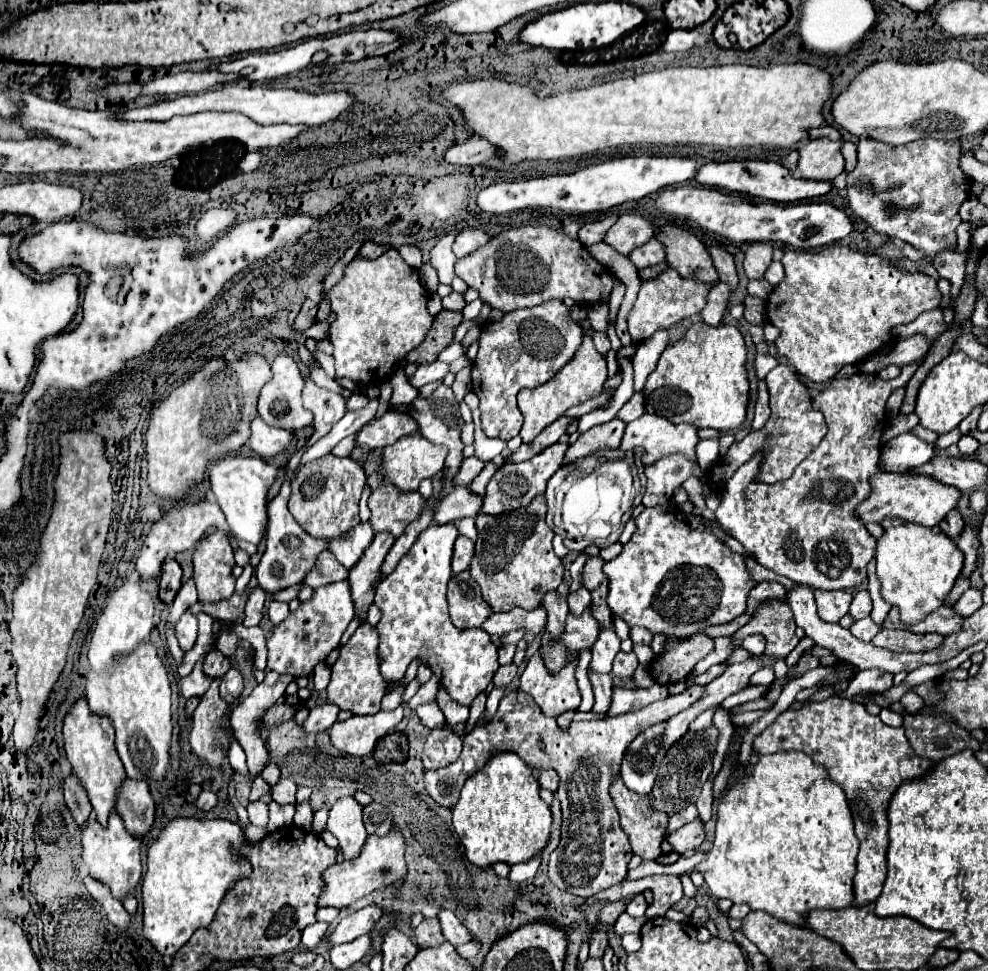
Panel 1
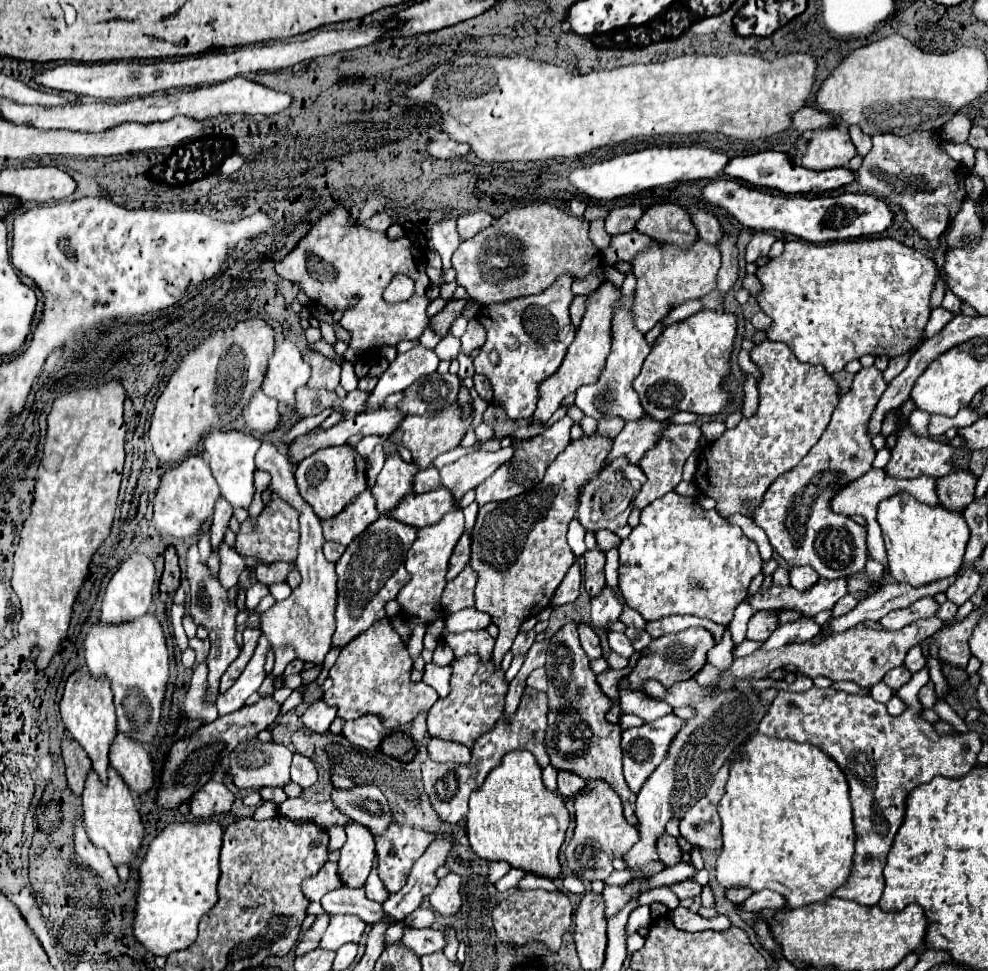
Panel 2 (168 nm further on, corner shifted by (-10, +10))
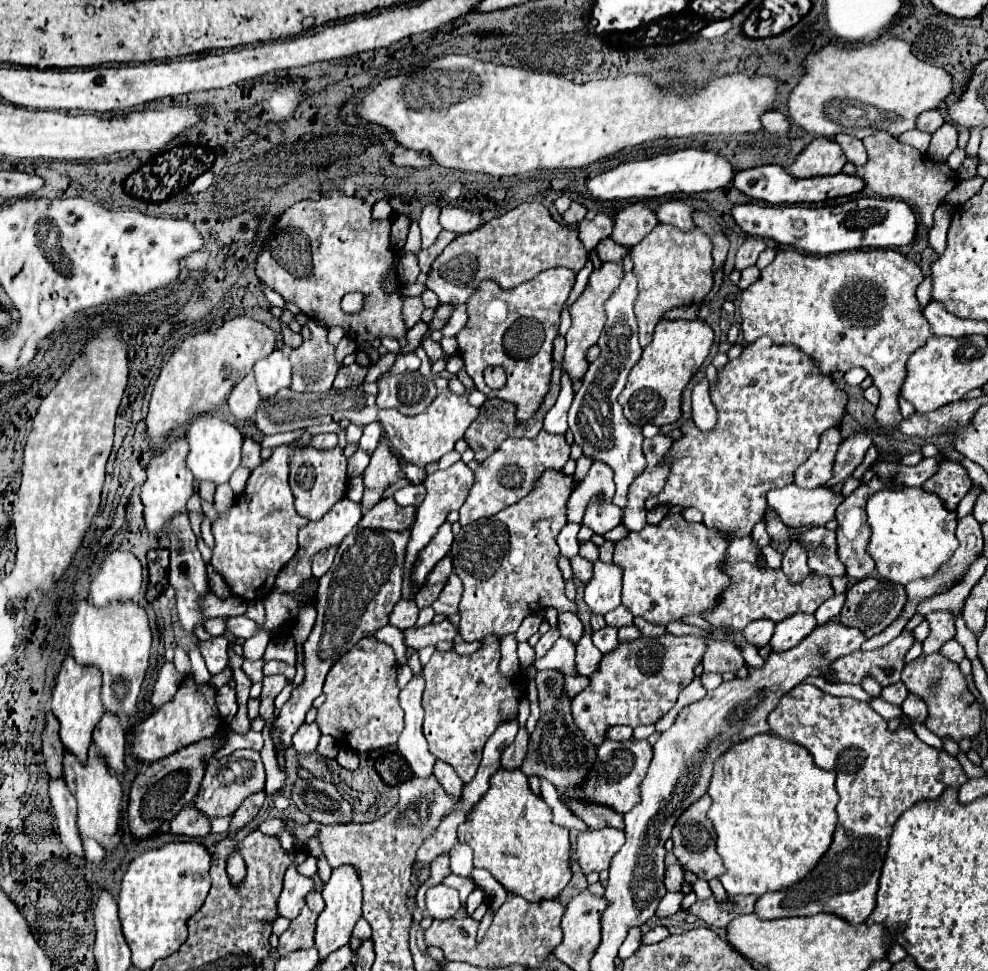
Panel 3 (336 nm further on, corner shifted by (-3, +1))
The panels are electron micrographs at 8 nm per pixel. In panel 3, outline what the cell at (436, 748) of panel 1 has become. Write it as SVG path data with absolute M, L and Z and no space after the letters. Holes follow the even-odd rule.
M437 761L433 775L437 777L439 785L443 785L445 793L449 793L449 797L459 797L459 795L461 795L463 781L461 781L459 775L455 773L455 769L451 769L451 765L447 765L447 763L443 763L443 761Z

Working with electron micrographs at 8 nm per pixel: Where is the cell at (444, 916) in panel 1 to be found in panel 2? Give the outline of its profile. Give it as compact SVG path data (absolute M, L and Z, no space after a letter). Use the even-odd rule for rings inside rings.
M448 874L440 880L436 890L430 894L430 902L436 912L444 916L454 916L460 910L462 898L460 898L460 876Z

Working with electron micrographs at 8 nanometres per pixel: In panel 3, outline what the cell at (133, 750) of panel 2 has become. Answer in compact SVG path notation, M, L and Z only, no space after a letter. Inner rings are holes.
M105 711L99 719L99 725L95 727L93 741L97 743L109 767L121 775L125 771L125 729L119 717Z

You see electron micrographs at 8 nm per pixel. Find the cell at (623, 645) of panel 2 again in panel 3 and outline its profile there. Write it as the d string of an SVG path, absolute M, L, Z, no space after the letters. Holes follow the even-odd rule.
M605 625L599 631L593 631L593 645L601 651L601 653L609 653L615 649L615 645L619 645L617 641L617 629Z

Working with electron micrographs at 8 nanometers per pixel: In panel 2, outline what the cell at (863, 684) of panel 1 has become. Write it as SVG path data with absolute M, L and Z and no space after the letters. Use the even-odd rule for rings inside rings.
M898 666L898 668L892 668L886 676L884 676L884 684L886 686L890 686L894 692L898 690L898 688L902 688L908 680L910 680L910 672L908 672L908 668L906 666Z

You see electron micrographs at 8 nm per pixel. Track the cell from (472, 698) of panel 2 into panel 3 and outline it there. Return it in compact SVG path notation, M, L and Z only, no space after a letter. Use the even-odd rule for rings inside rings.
M485 637L481 647L471 655L457 655L451 651L435 651L431 661L423 667L425 695L423 695L423 735L429 743L429 751L449 763L463 783L471 781L481 763L481 751L485 741L495 731L499 721L511 721L517 717L519 685L527 687L527 675L521 671L515 679L507 679L499 671L501 647L499 637ZM485 693L485 699L479 695Z

